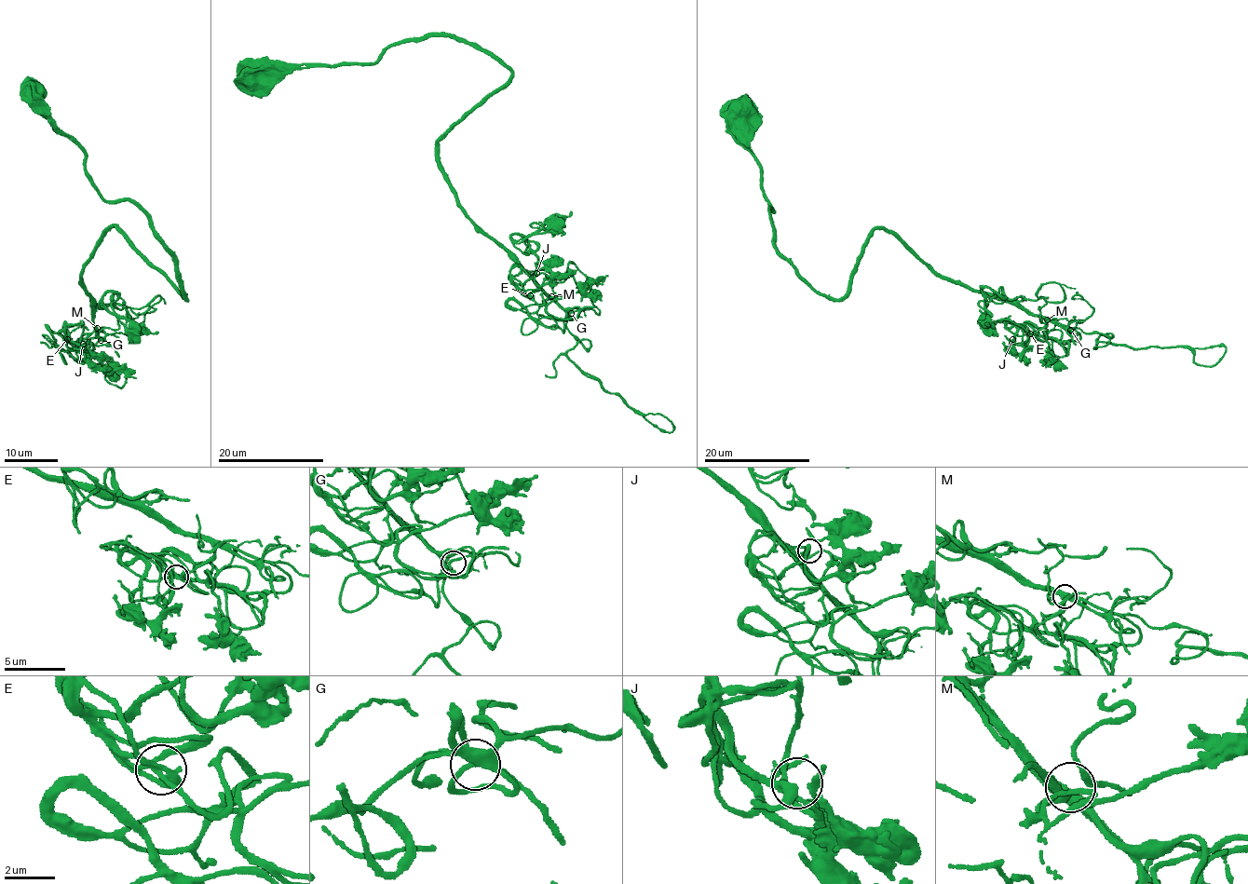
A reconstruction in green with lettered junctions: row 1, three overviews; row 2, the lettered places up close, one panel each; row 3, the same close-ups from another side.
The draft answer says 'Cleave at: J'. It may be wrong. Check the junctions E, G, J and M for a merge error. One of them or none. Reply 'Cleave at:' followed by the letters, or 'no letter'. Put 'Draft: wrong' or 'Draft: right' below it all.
Cleave at: no letter
Draft: wrong

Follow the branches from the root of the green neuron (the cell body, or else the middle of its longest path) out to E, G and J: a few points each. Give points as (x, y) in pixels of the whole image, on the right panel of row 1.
E: (741, 108), (797, 277), (842, 299), (862, 247), (888, 228), (937, 273), (1045, 319), (1043, 341), (1029, 333)
G: (741, 108), (775, 244), (821, 293), (842, 299), (862, 247), (888, 228), (937, 273), (1070, 330)
J: (741, 108), (797, 277), (842, 299), (862, 247), (888, 228), (937, 273), (1046, 321), (1043, 341), (1012, 339)

